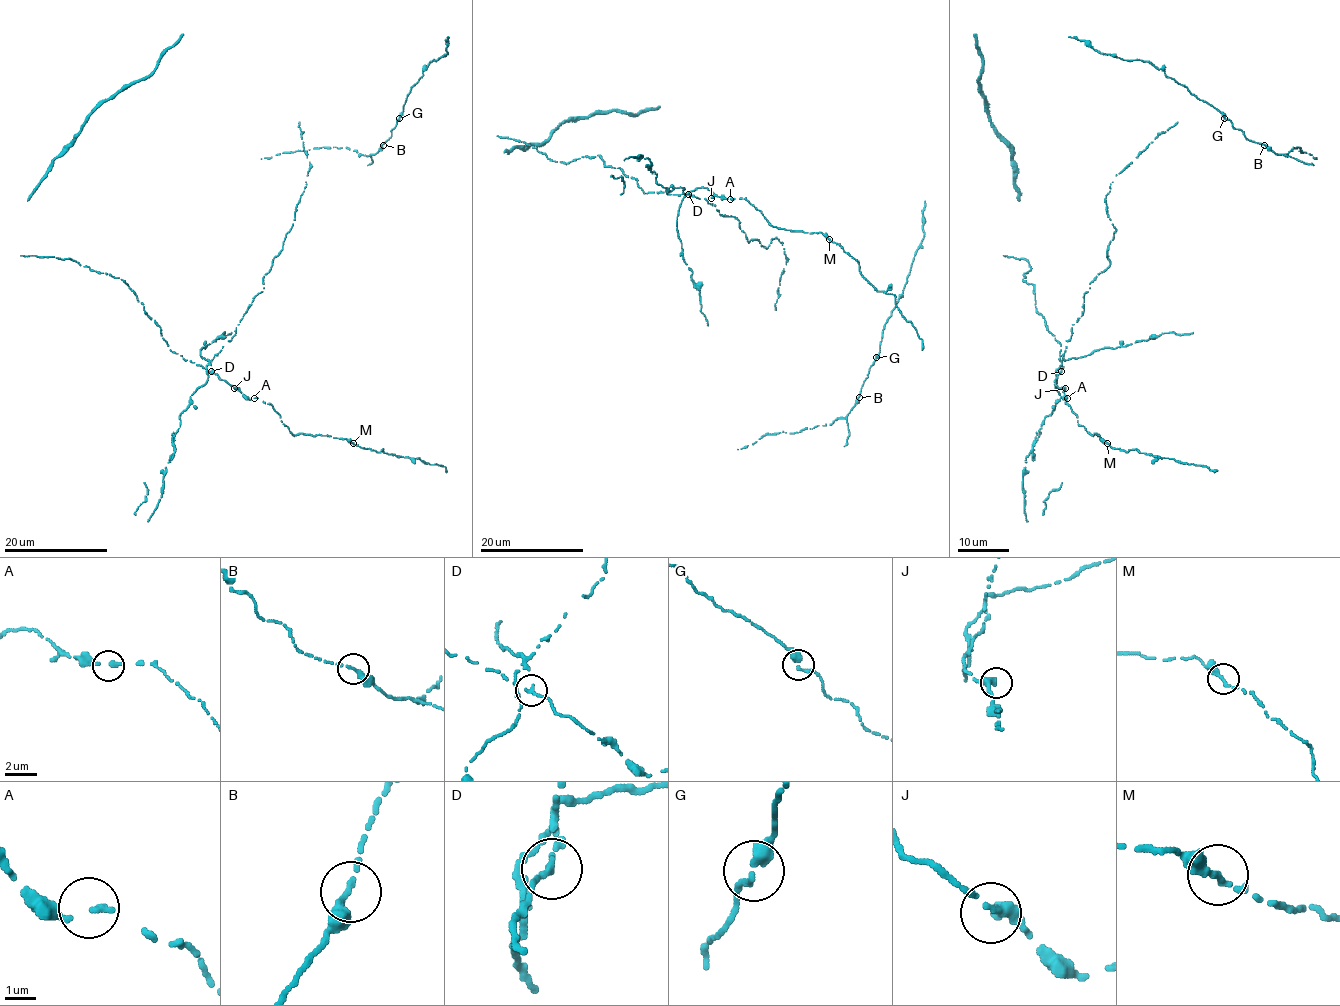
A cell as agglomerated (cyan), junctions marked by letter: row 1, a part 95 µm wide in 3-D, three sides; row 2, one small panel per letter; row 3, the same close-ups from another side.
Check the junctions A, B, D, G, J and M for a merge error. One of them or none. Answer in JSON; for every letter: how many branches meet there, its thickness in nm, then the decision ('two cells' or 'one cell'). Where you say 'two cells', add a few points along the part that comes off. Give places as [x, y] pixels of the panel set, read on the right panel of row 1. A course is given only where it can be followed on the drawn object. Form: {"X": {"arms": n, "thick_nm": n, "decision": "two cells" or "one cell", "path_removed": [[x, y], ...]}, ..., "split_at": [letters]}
{"A": {"arms": 1, "thick_nm": 280, "decision": "one cell"}, "B": {"arms": 1, "thick_nm": 320, "decision": "one cell"}, "D": {"arms": 1, "thick_nm": 280, "decision": "two cells", "path_removed": [[1061, 372], [1083, 296], [1110, 263], [1110, 183], [1178, 121]]}, "G": {"arms": 2, "thick_nm": 280, "decision": "one cell"}, "J": {"arms": 2, "thick_nm": 280, "decision": "one cell"}, "M": {"arms": 2, "thick_nm": 280, "decision": "one cell"}, "split_at": ["D"]}

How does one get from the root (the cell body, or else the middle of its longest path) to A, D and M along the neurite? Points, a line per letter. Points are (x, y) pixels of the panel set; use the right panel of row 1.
A: (1070, 338), (1065, 341), (1065, 351), (1058, 369), (1060, 372), (1055, 379), (1055, 385), (1067, 398)
D: (1070, 338), (1065, 341), (1065, 351), (1058, 369), (1061, 372)
M: (1070, 338), (1065, 341), (1055, 385), (1064, 392), (1065, 404), (1077, 416), (1077, 422), (1107, 443)

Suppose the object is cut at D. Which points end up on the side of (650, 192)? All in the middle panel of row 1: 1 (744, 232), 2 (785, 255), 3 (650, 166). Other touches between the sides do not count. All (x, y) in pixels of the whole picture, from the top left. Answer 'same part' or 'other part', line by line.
1: other part
2: other part
3: other part

